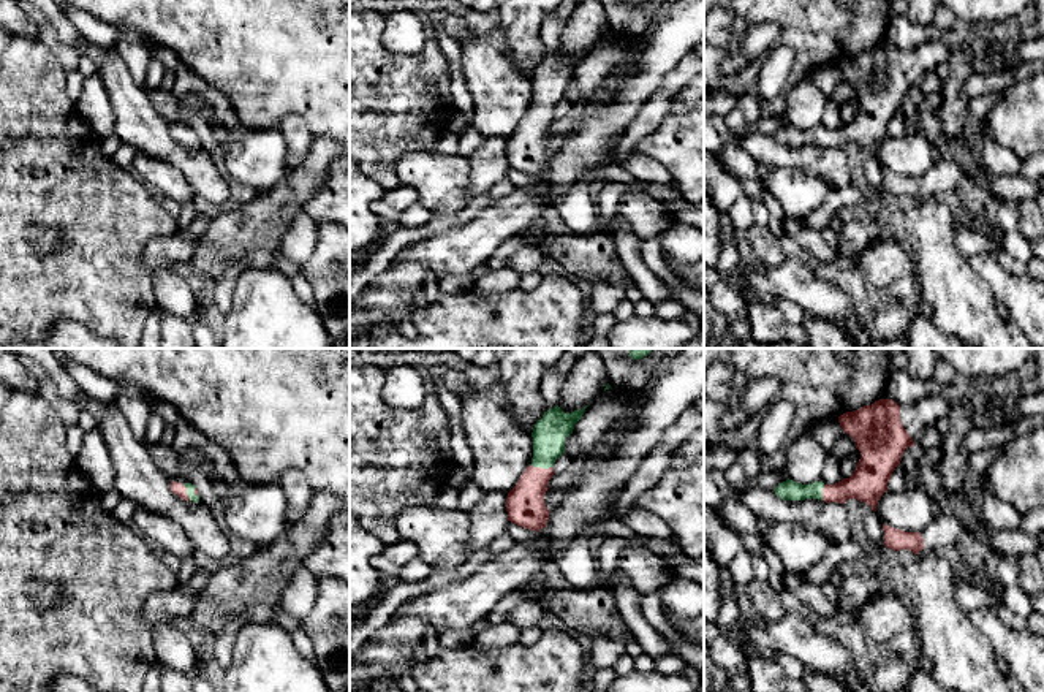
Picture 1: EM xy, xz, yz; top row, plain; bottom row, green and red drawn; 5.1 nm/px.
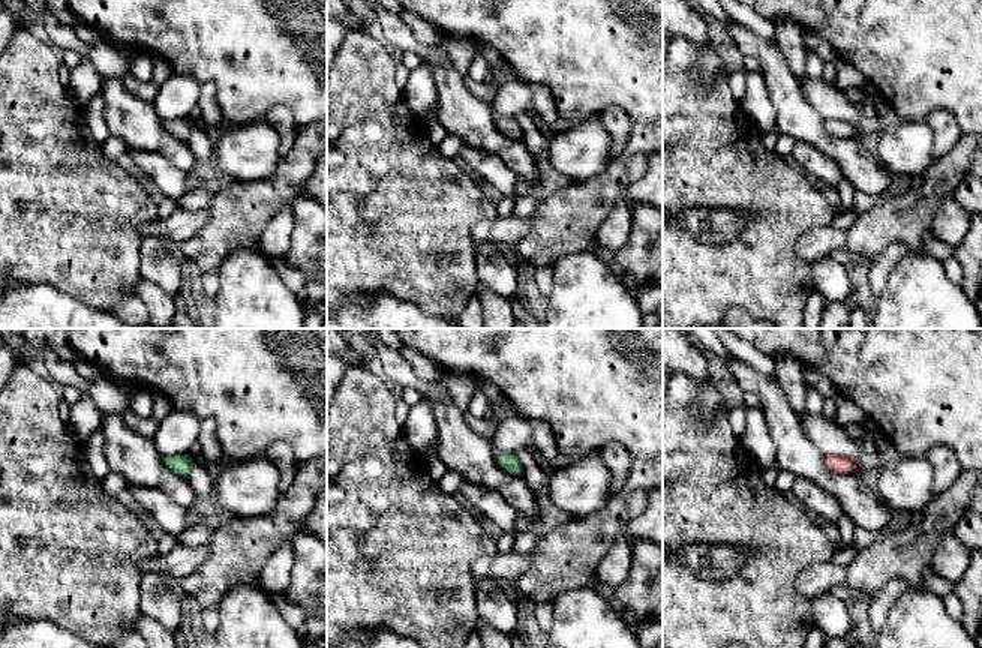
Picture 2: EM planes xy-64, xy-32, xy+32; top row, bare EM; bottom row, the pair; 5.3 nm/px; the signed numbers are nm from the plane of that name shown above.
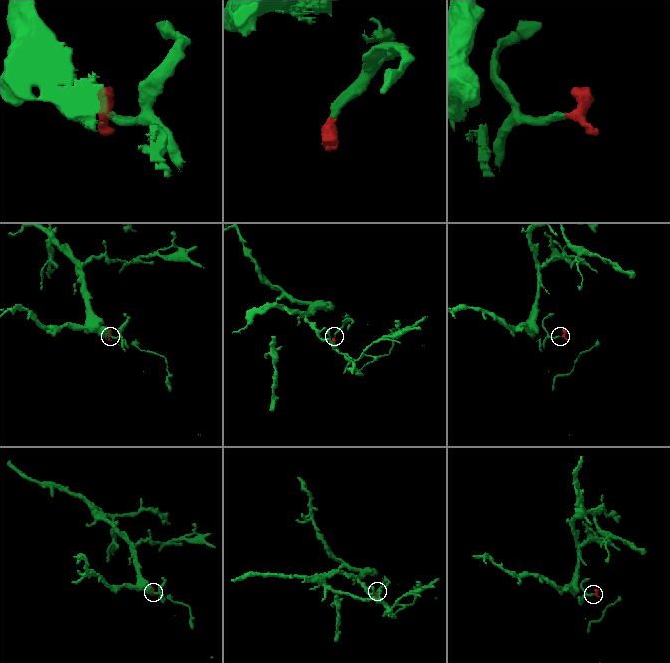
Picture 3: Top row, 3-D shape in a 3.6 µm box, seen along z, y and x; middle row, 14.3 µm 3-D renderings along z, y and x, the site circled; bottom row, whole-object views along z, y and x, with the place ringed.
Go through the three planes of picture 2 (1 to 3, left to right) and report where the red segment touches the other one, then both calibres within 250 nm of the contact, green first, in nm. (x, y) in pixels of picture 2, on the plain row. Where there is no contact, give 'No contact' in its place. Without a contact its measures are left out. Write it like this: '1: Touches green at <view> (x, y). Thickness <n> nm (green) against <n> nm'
1: No contact
2: No contact
3: No contact

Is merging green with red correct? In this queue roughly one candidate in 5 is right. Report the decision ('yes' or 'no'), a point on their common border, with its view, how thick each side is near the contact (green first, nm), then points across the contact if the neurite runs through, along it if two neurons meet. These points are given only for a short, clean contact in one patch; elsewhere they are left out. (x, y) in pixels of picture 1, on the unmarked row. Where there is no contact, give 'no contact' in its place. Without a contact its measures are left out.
yes | xz (541, 113) | 170/200 nm | across xz (549, 78), (549, 89), (541, 113), (525, 144), (525, 152)

